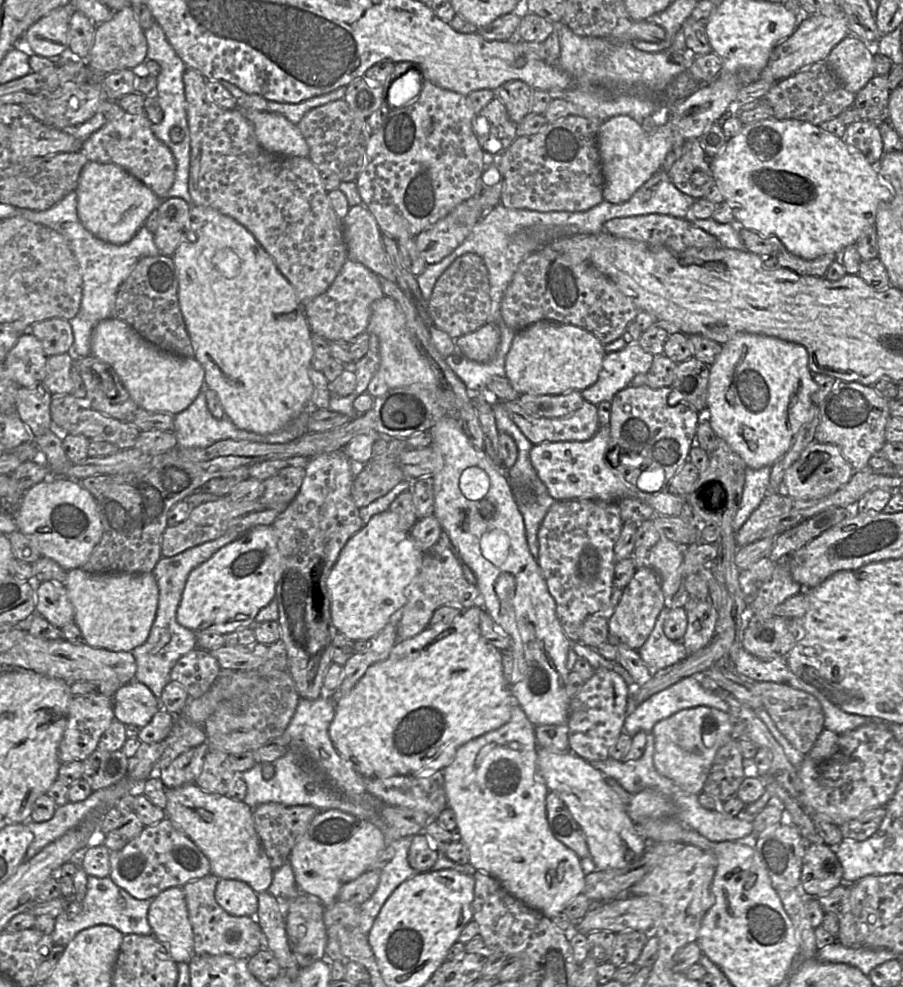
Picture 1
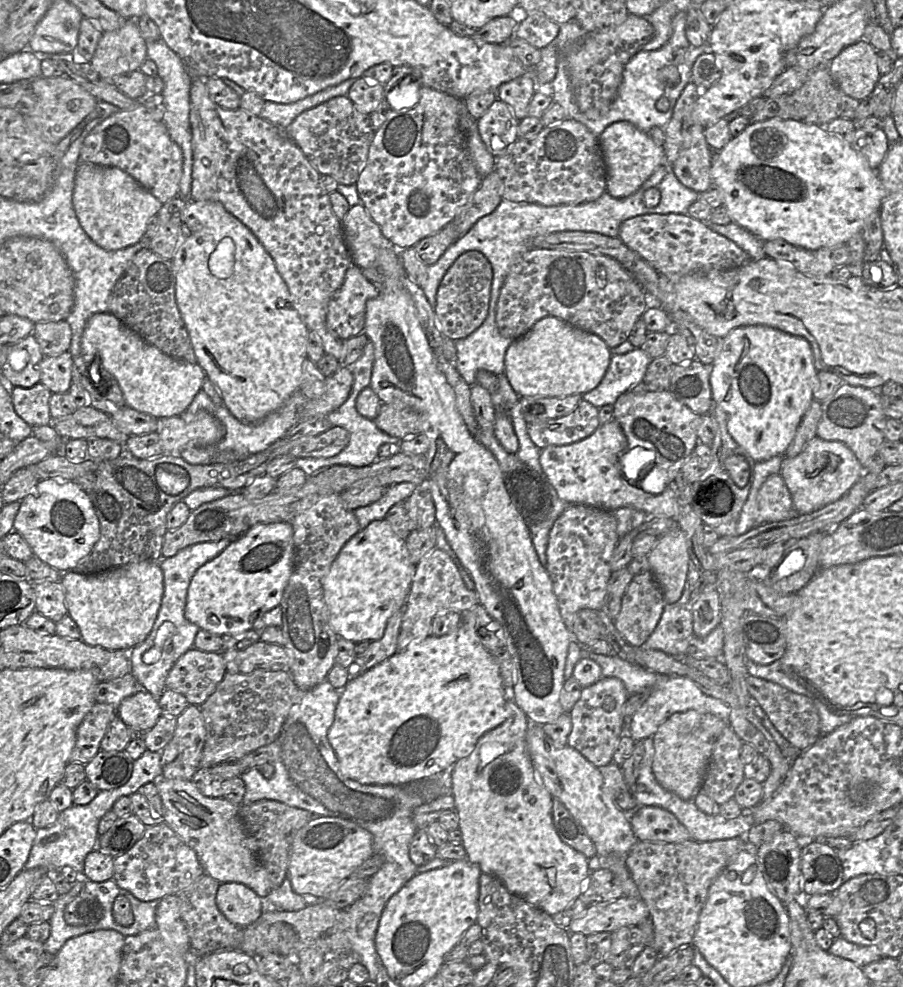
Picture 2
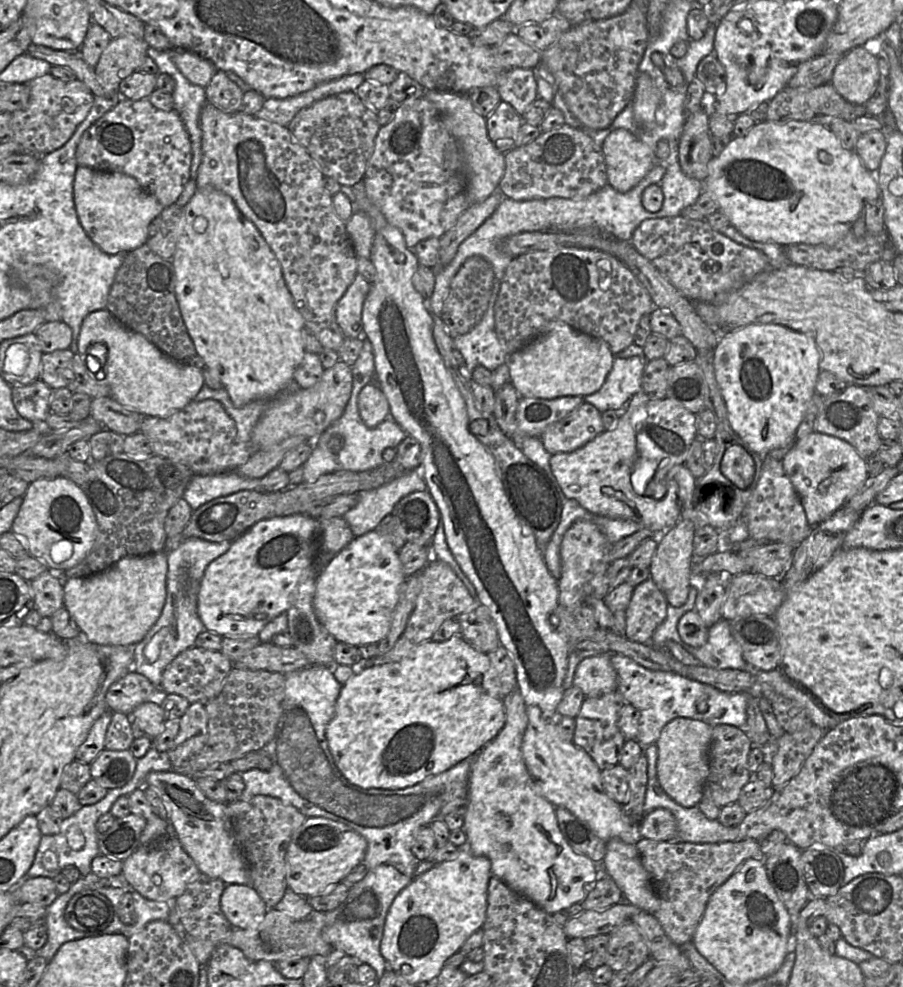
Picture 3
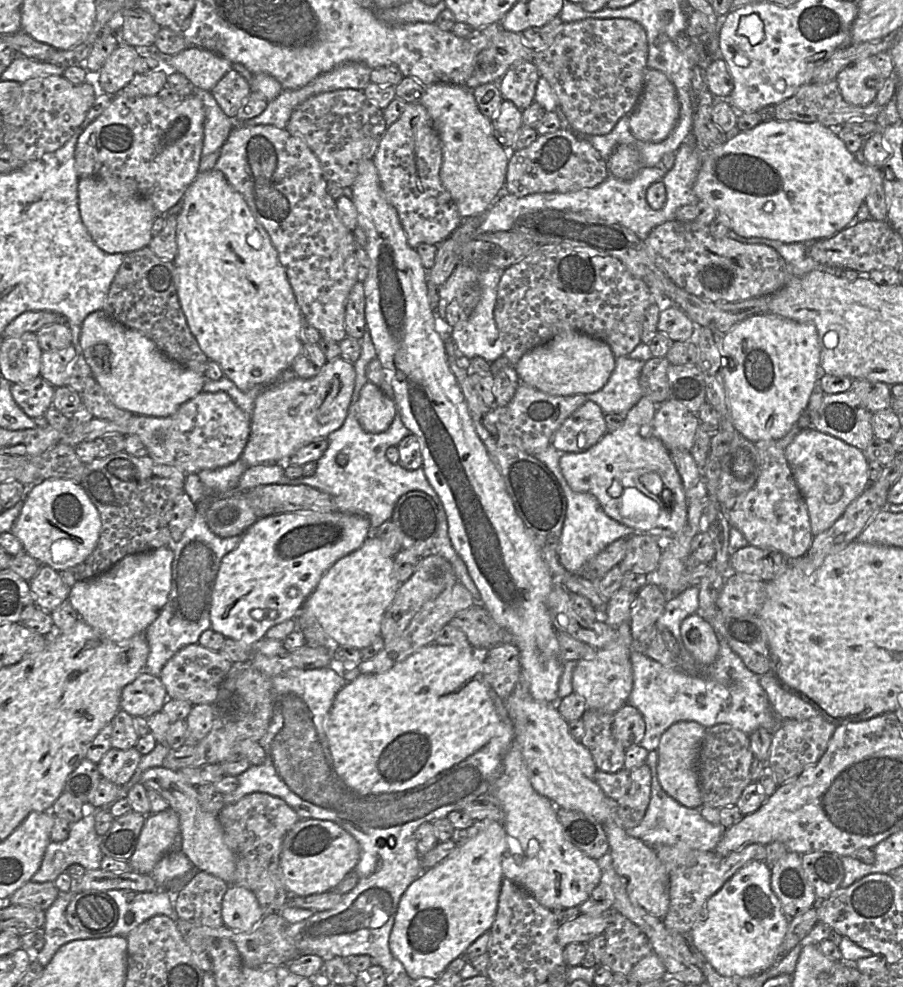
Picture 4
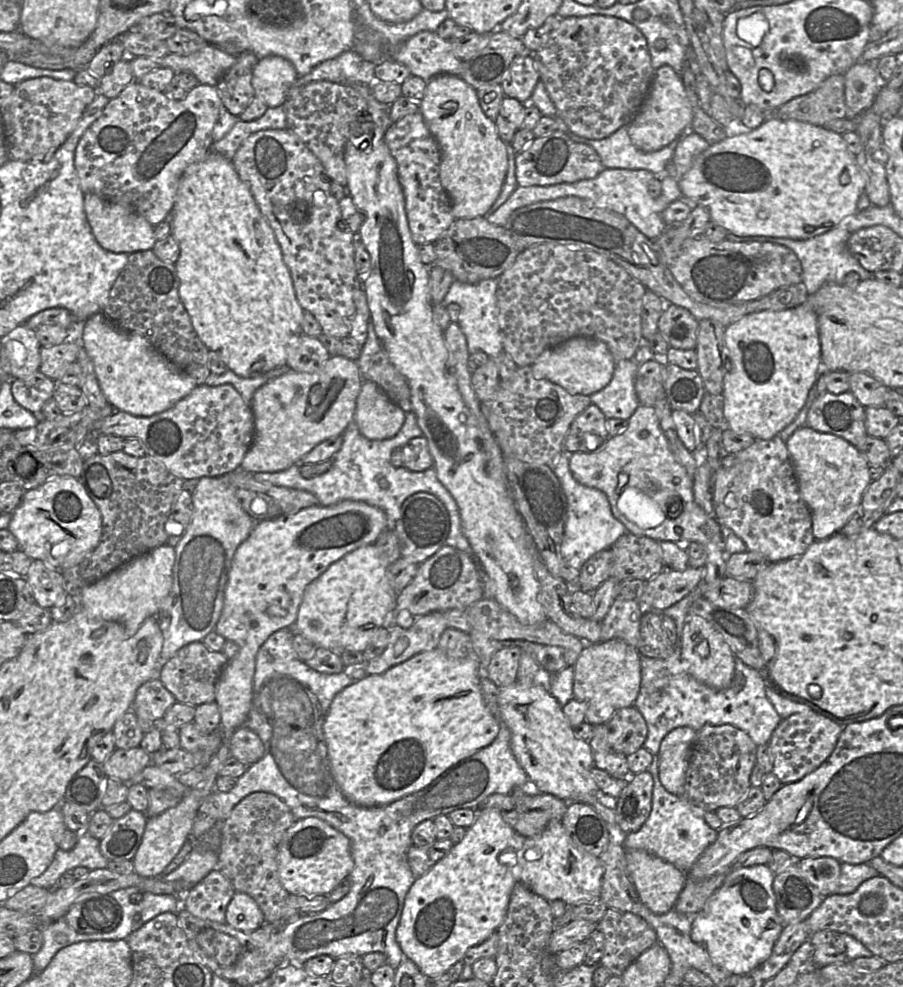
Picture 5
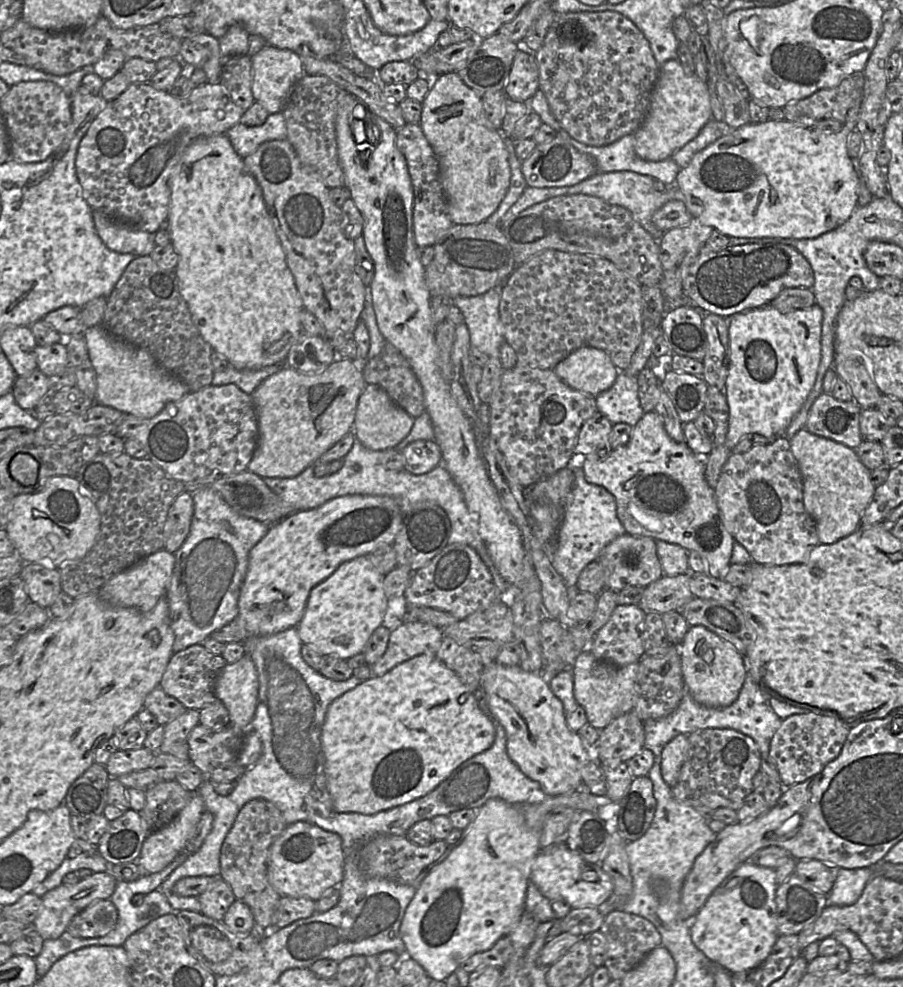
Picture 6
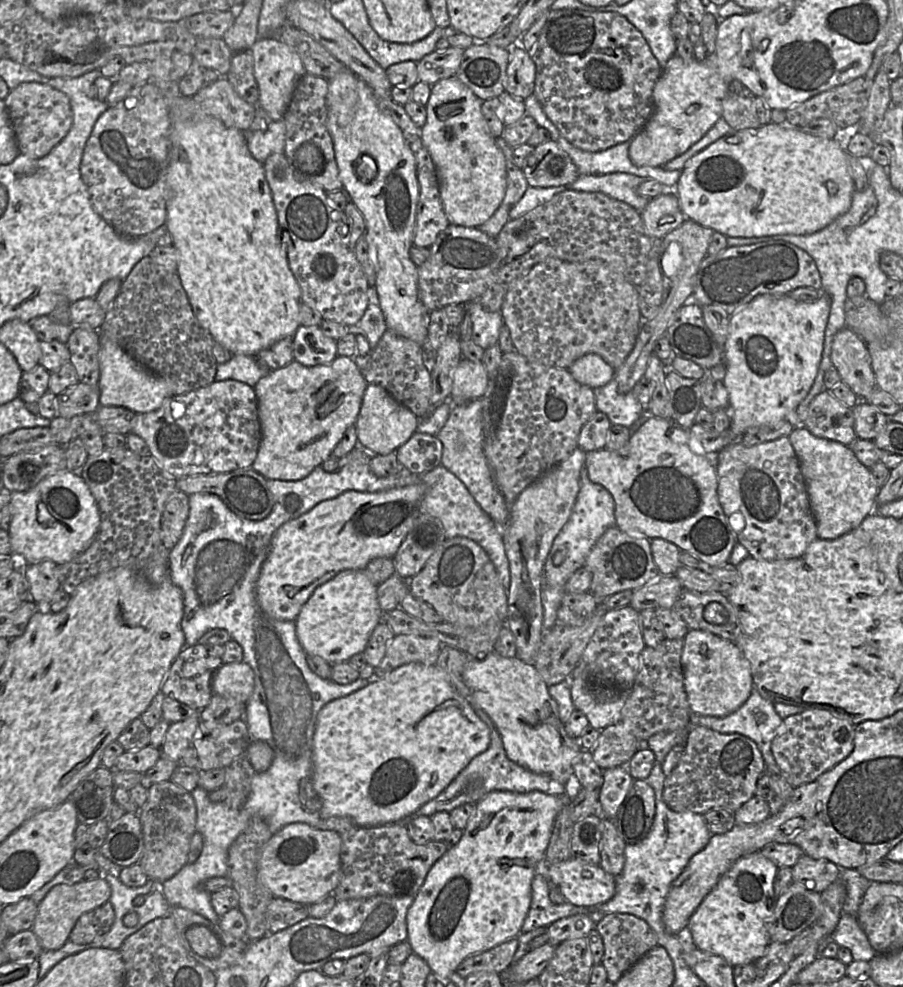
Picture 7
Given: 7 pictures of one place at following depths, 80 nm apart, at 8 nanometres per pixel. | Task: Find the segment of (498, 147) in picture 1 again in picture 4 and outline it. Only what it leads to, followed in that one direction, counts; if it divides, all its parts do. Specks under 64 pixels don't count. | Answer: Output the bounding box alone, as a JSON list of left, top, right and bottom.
[491,100,522,151]

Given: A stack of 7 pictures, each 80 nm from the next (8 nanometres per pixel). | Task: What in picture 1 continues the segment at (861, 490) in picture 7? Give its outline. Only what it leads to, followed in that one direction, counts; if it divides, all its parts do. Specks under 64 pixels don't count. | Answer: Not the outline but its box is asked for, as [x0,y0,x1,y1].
[782,440,855,501]

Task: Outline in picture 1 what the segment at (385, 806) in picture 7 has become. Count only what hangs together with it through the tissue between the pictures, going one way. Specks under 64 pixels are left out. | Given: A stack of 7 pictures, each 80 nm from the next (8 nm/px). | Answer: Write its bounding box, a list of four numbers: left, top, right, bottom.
[328,603,514,779]

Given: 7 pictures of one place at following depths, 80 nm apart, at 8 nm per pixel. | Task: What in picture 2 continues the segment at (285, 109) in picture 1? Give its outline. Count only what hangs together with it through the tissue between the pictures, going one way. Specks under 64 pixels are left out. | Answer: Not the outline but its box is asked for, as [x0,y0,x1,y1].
[260,78,355,130]

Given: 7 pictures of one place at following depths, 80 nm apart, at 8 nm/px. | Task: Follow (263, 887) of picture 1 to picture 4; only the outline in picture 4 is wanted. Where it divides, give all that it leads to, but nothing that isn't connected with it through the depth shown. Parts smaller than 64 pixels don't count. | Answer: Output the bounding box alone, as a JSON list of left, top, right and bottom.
[139,767,235,885]

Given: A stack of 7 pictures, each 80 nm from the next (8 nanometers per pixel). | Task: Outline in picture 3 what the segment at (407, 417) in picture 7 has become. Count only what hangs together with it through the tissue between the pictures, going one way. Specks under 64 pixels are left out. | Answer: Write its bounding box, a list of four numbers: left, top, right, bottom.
[357,382,390,428]

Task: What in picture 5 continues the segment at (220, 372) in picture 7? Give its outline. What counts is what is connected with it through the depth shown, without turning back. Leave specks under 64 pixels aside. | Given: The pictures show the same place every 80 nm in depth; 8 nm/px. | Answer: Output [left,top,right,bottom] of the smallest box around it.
[206,365,291,405]

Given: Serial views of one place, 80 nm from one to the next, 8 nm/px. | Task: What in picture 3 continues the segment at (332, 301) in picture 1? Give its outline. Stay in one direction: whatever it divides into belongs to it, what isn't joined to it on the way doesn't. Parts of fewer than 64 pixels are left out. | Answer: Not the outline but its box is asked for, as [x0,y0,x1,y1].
[336,274,371,338]

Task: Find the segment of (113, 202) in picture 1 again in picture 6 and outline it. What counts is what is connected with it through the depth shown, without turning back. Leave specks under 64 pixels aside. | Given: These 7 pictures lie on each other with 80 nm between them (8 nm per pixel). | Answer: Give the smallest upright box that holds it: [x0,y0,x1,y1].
[93,210,157,256]

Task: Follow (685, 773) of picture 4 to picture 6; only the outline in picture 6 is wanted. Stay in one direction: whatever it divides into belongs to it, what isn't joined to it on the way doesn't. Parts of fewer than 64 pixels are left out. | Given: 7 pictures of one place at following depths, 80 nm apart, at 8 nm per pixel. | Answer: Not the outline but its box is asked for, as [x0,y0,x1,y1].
[661,734,689,787]

